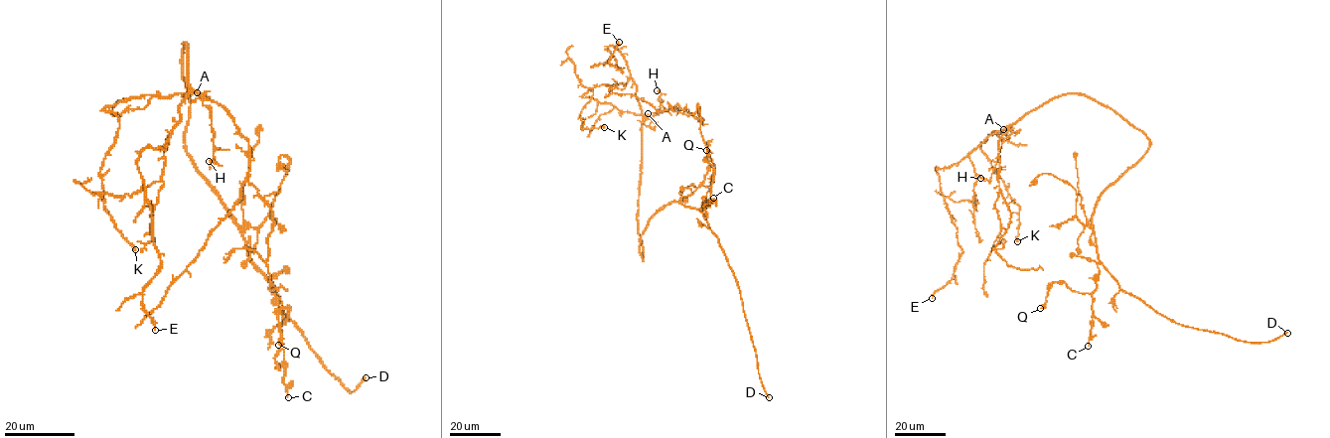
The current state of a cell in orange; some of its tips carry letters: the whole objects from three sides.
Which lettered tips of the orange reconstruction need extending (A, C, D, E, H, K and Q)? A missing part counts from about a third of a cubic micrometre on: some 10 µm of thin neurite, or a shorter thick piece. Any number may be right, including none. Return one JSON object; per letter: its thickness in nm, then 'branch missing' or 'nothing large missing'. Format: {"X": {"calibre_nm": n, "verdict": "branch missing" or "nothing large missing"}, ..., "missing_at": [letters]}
{"A": {"calibre_nm": 220, "verdict": "branch missing"}, "C": {"calibre_nm": 280, "verdict": "branch missing"}, "D": {"calibre_nm": 280, "verdict": "branch missing"}, "E": {"calibre_nm": 180, "verdict": "nothing large missing"}, "H": {"calibre_nm": 280, "verdict": "nothing large missing"}, "K": {"calibre_nm": 280, "verdict": "branch missing"}, "Q": {"calibre_nm": 180, "verdict": "nothing large missing"}, "missing_at": ["A", "C", "D", "K"]}

